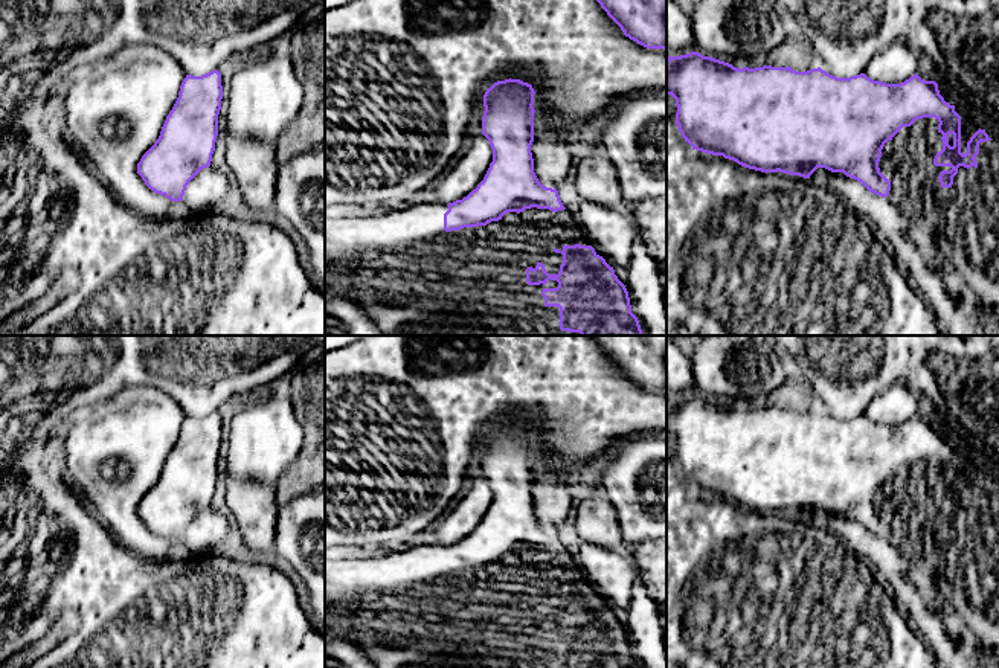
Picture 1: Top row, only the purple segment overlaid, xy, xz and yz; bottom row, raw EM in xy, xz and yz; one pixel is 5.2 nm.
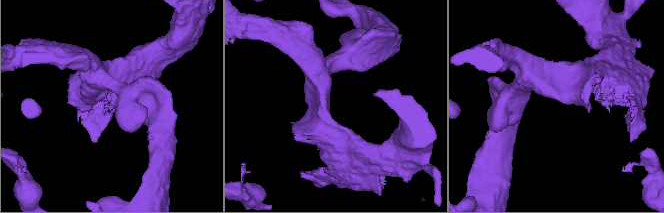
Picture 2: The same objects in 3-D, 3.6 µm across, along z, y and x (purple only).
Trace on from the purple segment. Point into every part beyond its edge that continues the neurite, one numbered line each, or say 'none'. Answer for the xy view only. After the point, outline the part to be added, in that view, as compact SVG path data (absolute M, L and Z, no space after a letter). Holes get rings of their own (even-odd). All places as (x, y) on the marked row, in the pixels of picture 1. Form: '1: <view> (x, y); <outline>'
none

